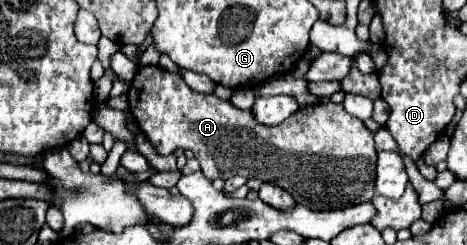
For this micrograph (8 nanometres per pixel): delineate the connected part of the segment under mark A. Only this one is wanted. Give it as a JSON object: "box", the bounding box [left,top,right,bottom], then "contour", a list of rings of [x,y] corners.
{"box":[129,65,377,211],"contour":[[[141,65],[131,81],[129,89],[129,111],[133,113],[139,129],[153,145],[159,155],[171,155],[175,149],[195,151],[195,159],[201,163],[203,175],[207,179],[229,179],[235,175],[259,177],[261,181],[275,183],[289,191],[297,203],[303,203],[315,211],[343,209],[371,201],[375,195],[375,163],[377,151],[373,143],[373,133],[367,131],[363,121],[349,115],[343,105],[335,103],[315,103],[299,107],[295,115],[285,119],[275,127],[263,127],[251,119],[249,111],[237,109],[225,101],[217,103],[217,97],[193,91],[177,73],[169,73],[159,65]]]}

